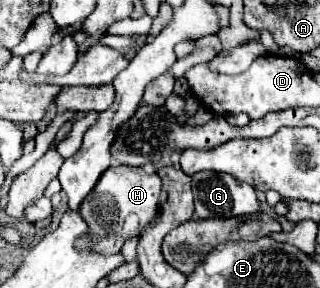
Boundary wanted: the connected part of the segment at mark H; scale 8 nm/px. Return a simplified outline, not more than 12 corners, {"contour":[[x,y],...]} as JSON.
{"contour":[[110,167],[82,201],[96,251],[118,253],[156,215],[160,179]]}

